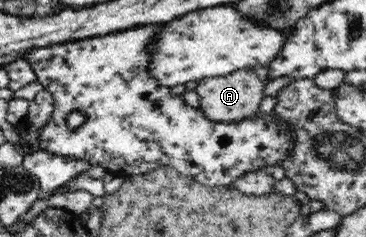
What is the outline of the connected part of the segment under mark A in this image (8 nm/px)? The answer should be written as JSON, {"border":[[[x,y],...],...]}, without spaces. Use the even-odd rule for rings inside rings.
{"border":[[[240,69],[226,76],[215,76],[201,79],[195,93],[199,95],[198,107],[203,110],[204,116],[213,121],[238,122],[258,112],[264,94],[265,81],[258,77],[254,69]]]}

